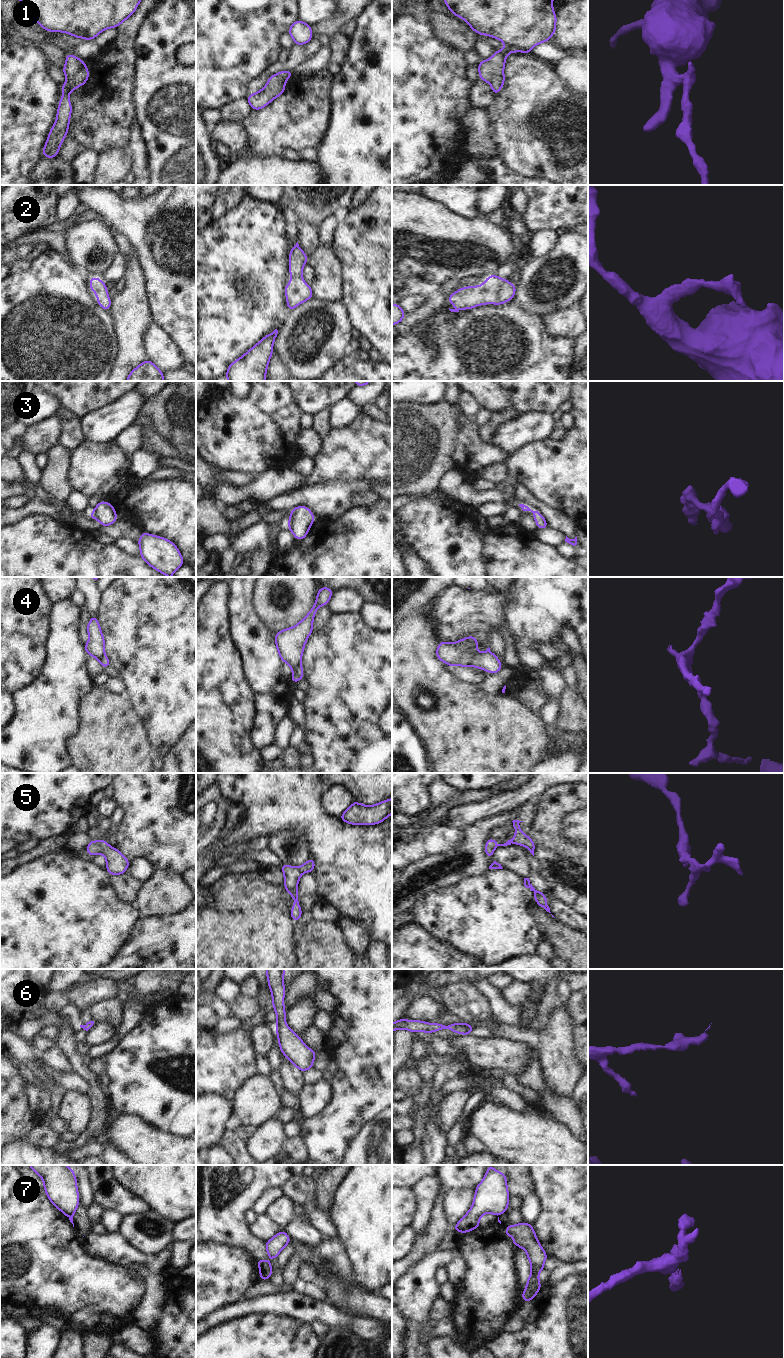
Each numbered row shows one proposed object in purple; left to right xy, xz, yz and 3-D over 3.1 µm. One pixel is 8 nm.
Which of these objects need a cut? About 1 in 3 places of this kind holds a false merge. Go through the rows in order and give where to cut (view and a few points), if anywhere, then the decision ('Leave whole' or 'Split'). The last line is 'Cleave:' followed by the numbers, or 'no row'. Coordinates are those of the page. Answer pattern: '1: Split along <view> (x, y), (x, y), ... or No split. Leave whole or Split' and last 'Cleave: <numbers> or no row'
1: No split. Leave whole
2: No split. Leave whole
3: Split along yz (533, 512), (538, 513). Split
4: Split along yz (479, 653), (474, 657), (471, 664). Split
5: No split. Leave whole
6: No split. Leave whole
7: Split along xy (72, 1214), (69, 1217). Split
Cleave: 3, 4, 7.

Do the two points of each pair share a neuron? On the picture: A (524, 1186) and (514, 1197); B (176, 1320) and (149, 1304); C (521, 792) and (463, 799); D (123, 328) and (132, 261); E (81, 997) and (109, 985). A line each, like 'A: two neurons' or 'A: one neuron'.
A: one neuron
B: two neurons
C: two neurons
D: one neuron
E: one neuron

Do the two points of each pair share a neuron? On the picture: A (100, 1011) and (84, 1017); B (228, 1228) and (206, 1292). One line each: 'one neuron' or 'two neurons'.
A: two neurons
B: two neurons

